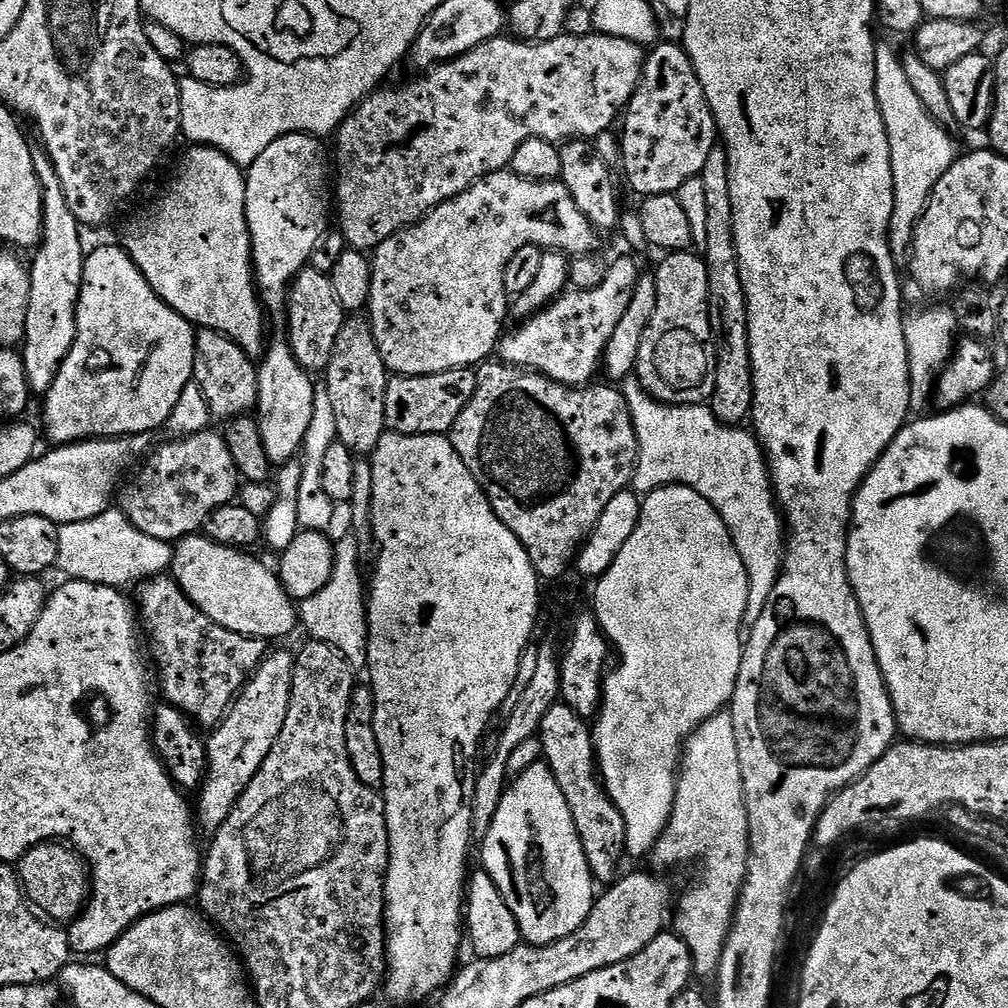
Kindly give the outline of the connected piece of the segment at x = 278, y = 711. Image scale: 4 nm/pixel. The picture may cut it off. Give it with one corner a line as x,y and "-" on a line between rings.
272,652
265,655
259,668
240,689
228,715
211,729
206,740
206,775
199,789
200,801
194,804
194,819
201,829
214,834
228,821
246,786
258,774
282,734
292,697
293,653

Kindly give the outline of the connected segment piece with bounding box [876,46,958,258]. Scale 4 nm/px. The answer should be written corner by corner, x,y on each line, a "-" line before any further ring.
877,47
876,93
890,142
894,174
894,214
888,227
888,243
892,246
893,256
900,258
911,249
916,223
926,210
938,178
942,178
942,174
950,170
950,166
958,158
958,151
956,152
956,144
952,141
955,140
953,133
934,122
934,118
926,114
926,106
922,106
918,94
914,94
914,89
906,78
899,51
896,53
892,48

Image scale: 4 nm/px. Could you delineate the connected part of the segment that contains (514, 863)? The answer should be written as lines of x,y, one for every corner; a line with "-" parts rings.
531,764
504,790
484,836
484,849
480,852
480,860
484,864
481,865
514,914
523,943
553,944
566,938
566,934
574,934
574,930
586,922
598,895
588,859
582,850
582,838
578,838
574,814
570,814
570,806
566,806
566,794
562,794
562,786
558,786
547,764

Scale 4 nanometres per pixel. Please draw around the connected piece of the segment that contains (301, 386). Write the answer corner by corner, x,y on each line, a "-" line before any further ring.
280,338
273,344
271,341
262,359
258,364
258,398
255,411
258,413
262,430
262,446
266,446
266,458
270,458
274,466
279,466
285,464
287,460
297,459
296,451
303,446
304,439
307,438
308,431
312,428
312,419
316,416
316,388
312,385
313,377
294,358
292,347
289,346
287,339

